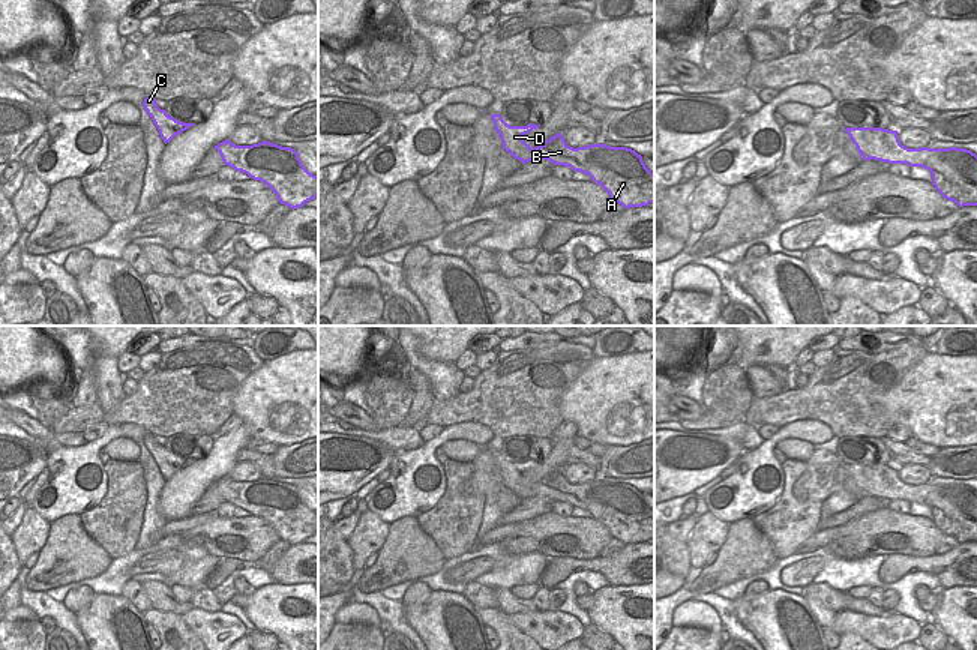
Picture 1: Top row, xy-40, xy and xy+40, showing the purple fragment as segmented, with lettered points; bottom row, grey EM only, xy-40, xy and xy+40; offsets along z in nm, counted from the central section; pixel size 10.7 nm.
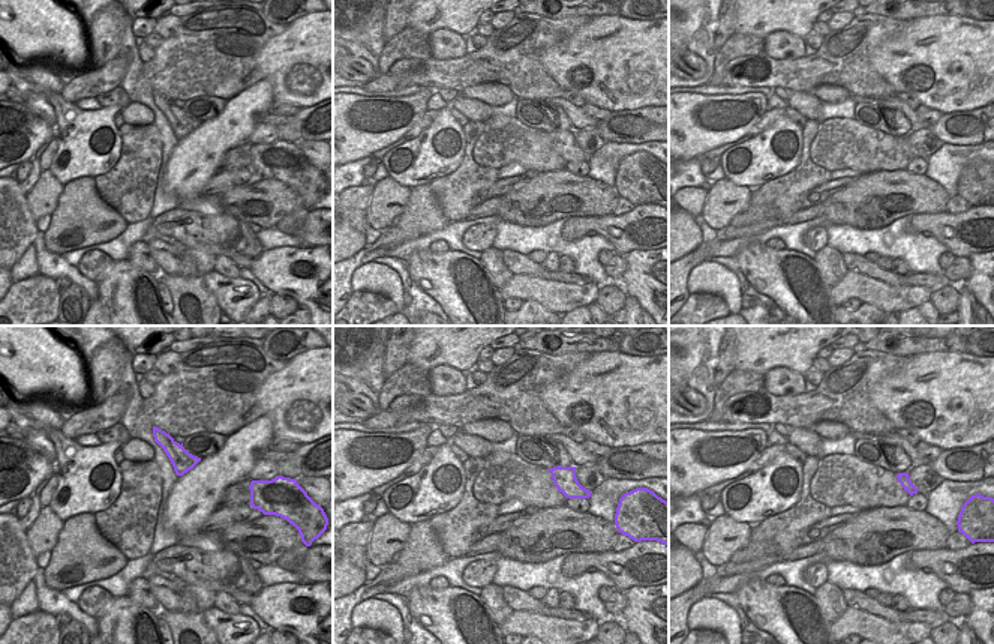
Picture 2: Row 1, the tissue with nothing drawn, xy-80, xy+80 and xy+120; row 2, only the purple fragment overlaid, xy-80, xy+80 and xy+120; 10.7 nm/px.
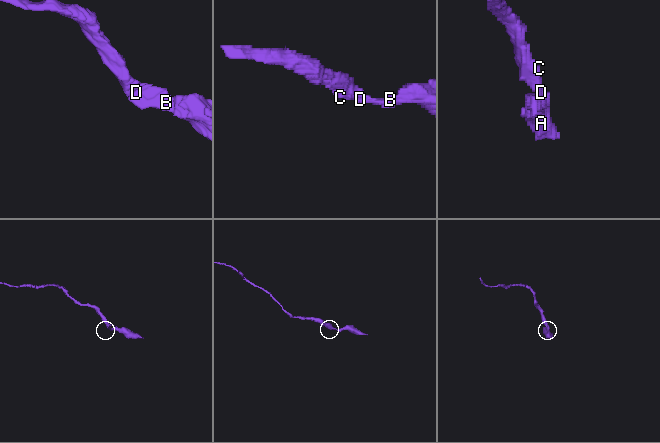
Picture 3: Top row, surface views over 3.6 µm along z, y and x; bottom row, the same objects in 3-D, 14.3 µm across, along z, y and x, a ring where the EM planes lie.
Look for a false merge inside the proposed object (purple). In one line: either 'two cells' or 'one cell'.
one cell

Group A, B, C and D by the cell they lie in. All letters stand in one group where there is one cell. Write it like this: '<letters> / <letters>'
A B C D

